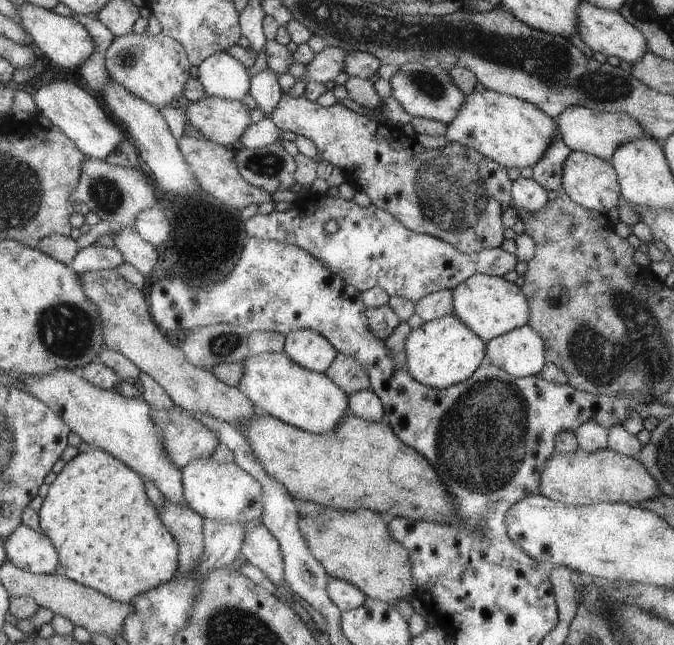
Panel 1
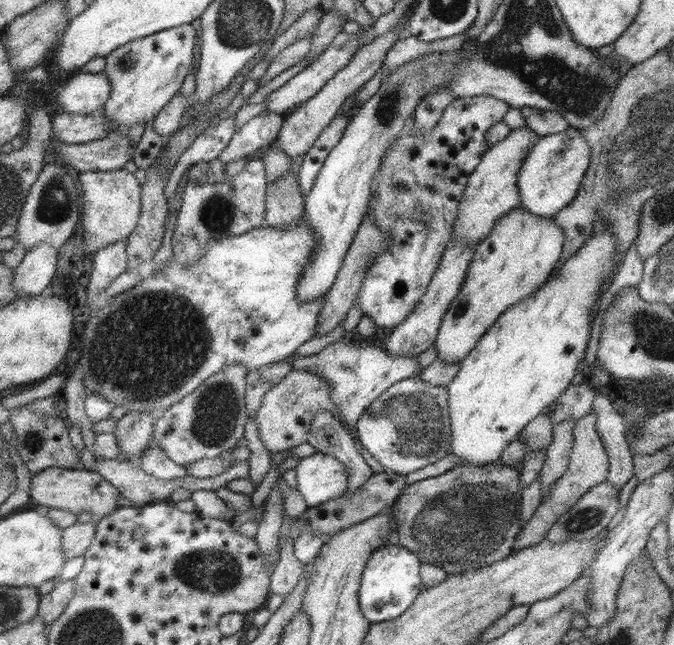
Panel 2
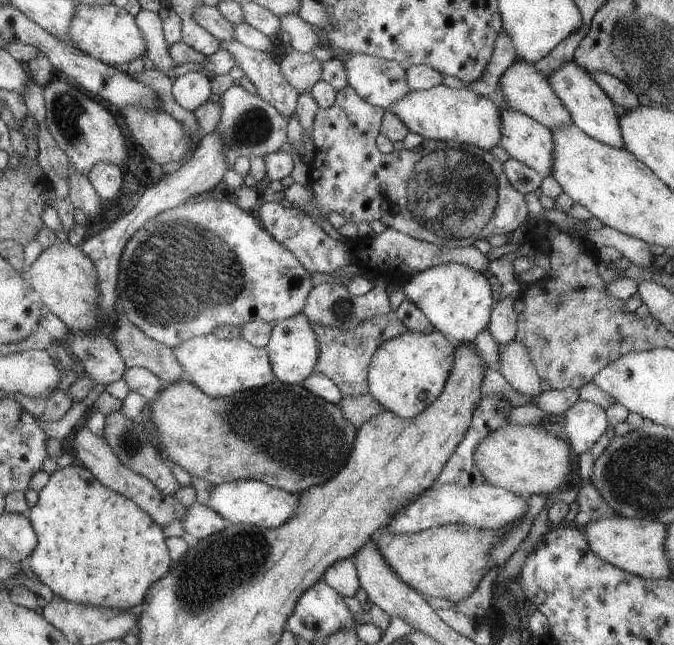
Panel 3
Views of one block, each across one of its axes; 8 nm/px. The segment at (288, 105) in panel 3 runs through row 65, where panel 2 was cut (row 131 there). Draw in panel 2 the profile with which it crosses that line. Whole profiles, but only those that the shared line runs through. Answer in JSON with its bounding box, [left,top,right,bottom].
[216,110,284,163]

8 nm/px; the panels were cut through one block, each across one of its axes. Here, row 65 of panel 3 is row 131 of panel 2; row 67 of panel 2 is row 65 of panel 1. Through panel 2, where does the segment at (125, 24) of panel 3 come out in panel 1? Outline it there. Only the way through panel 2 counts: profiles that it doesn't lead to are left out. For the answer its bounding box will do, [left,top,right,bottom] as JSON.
[104,27,191,110]

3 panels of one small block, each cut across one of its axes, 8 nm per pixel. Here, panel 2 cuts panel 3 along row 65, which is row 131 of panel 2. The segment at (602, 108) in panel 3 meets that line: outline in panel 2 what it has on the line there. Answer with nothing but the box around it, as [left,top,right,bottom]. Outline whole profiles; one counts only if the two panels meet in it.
[516,126,590,218]

